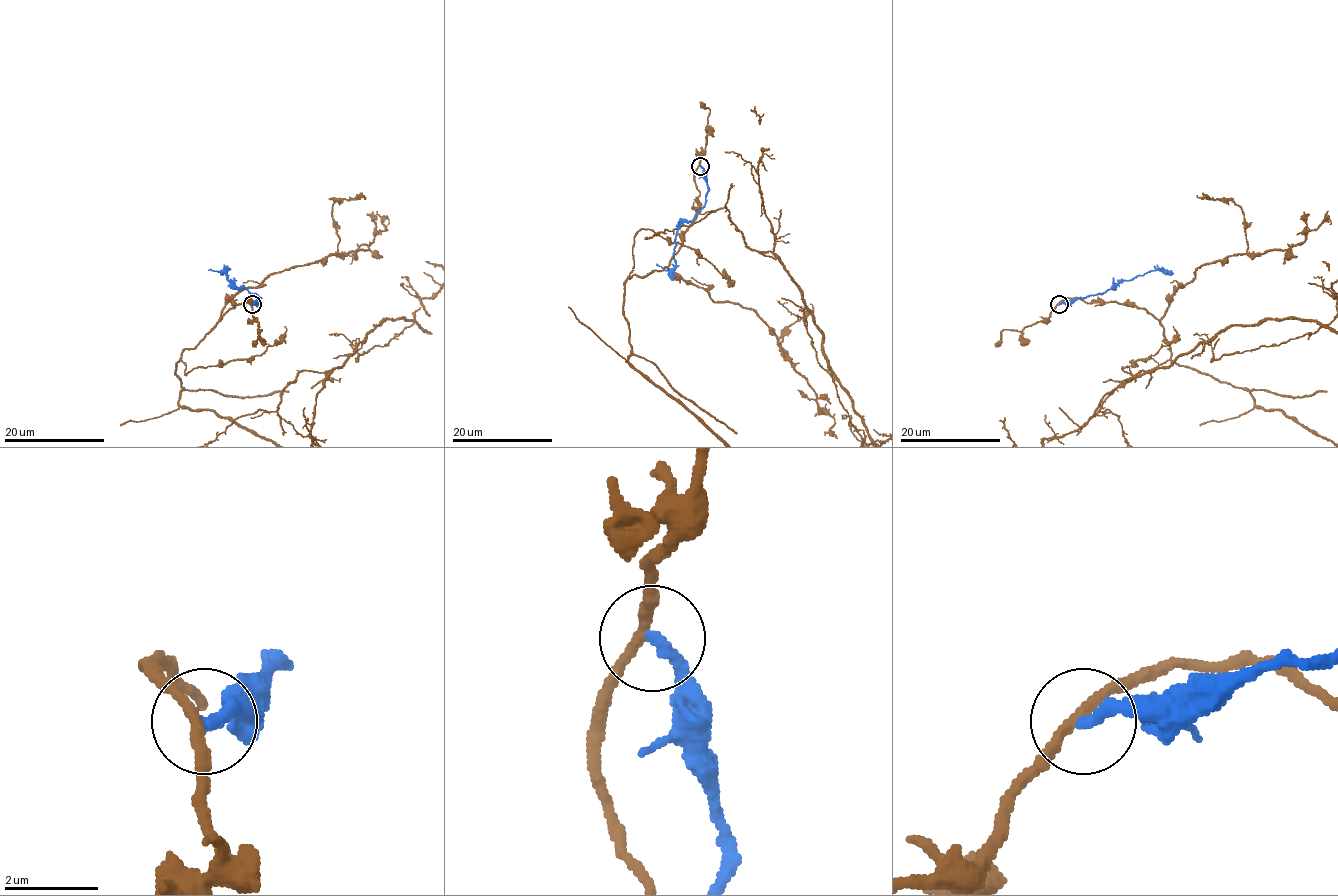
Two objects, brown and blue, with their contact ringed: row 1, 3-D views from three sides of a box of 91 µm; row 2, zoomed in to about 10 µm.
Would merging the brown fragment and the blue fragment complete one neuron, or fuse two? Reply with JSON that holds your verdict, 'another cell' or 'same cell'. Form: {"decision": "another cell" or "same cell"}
{"decision": "another cell"}

